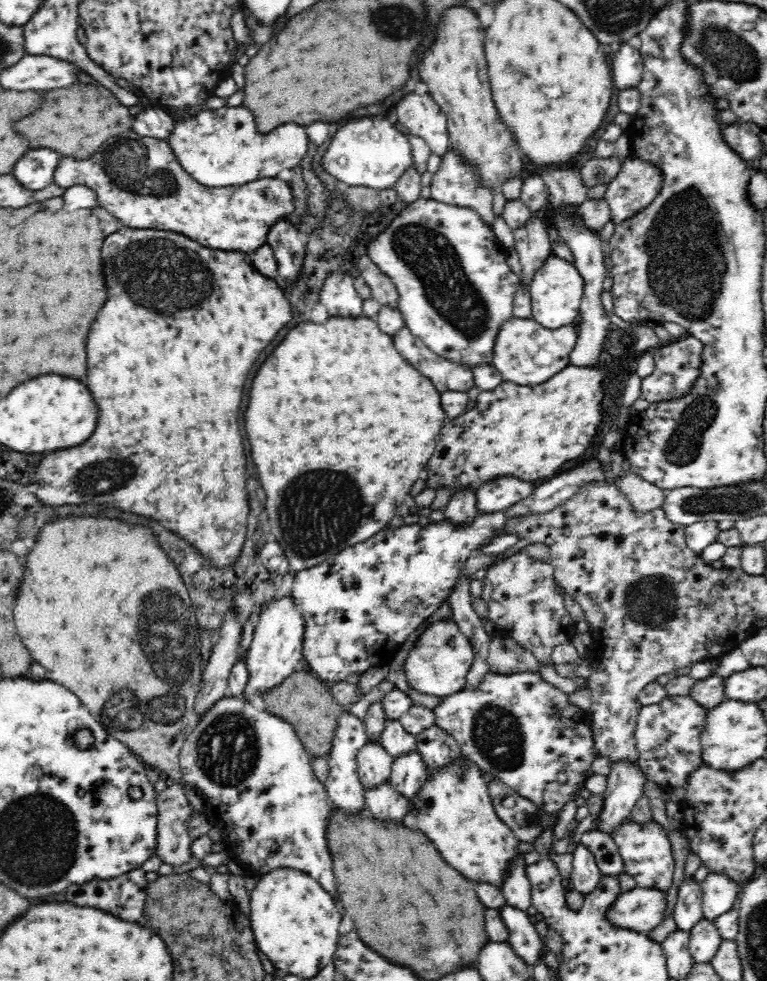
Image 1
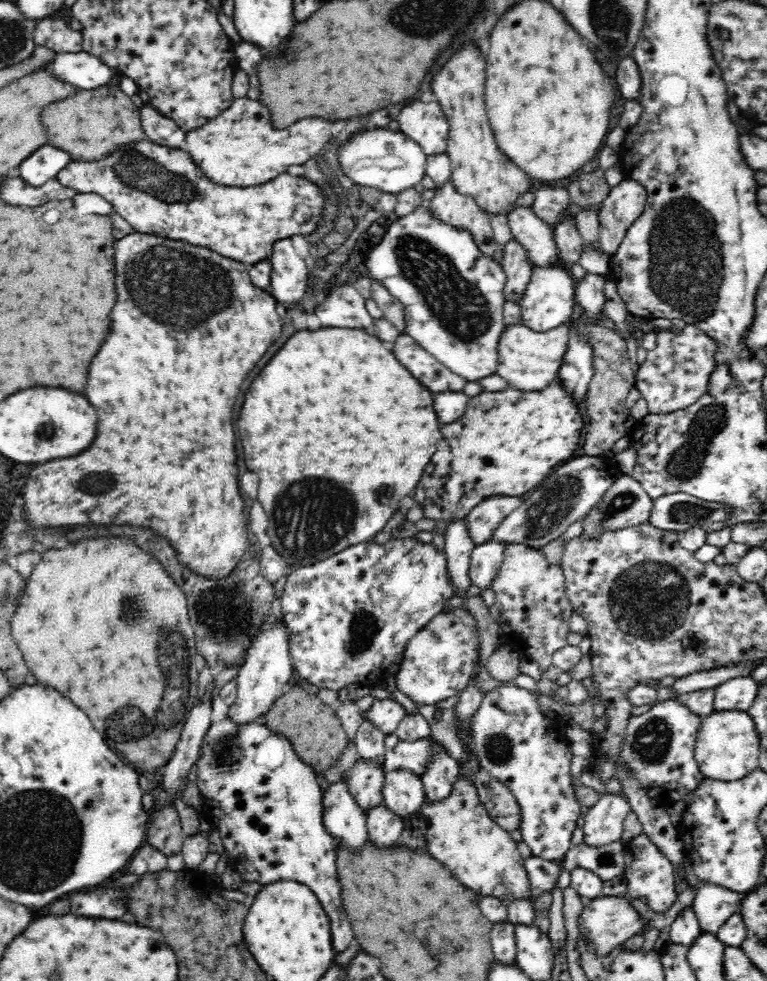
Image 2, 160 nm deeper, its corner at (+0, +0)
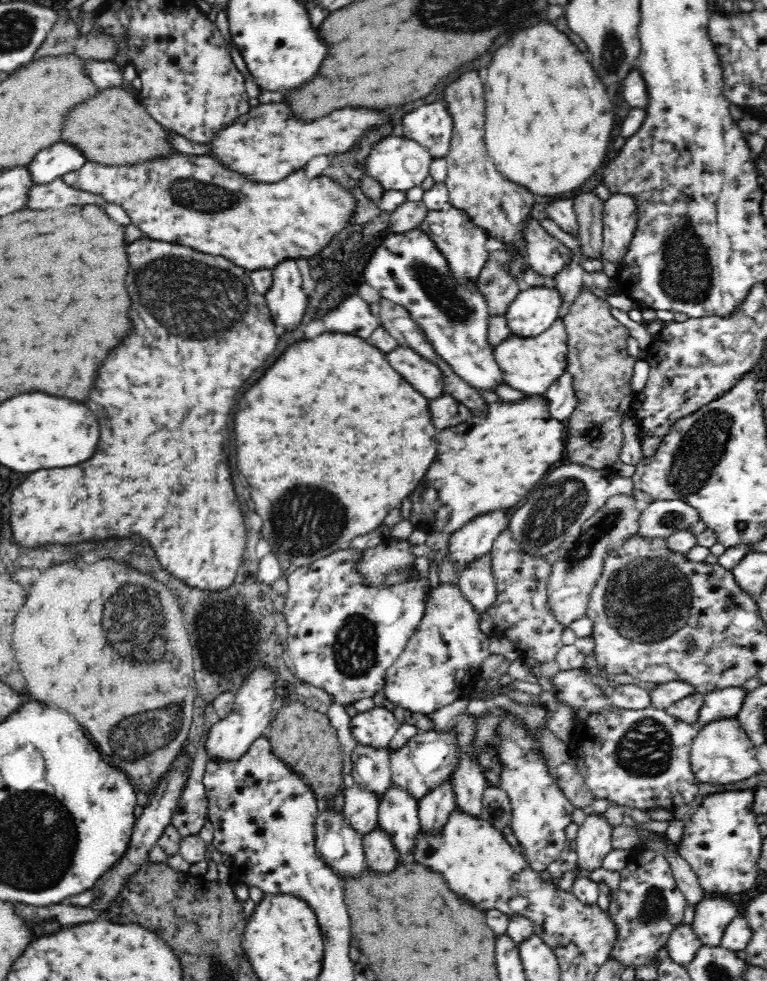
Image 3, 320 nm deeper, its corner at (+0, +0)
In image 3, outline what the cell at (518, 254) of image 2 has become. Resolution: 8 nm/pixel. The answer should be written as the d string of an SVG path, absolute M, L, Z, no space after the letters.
M506 251L490 252L475 280L478 291L486 299L491 318L504 315L508 305L523 287L521 279L516 279L508 273L508 262L510 255Z

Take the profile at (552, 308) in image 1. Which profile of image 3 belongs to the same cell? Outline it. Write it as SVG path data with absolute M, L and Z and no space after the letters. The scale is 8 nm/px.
M549 283L545 287L523 286L504 314L510 334L532 338L548 330L559 318L560 304L560 293Z

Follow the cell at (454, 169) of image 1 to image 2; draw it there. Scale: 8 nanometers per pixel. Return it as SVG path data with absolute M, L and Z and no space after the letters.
M450 181L442 185L440 191L442 191L441 194L434 197L429 207L431 214L433 214L440 223L446 223L446 225L450 225L454 227L454 229L470 231L471 238L474 238L477 248L482 252L482 255L486 255L486 257L492 257L495 252L502 250L502 246L496 244L496 240L494 240L492 226L490 225L491 216L483 212L472 197L457 194L453 183Z

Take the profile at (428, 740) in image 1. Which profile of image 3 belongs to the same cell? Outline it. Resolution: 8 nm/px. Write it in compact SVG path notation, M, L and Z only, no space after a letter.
M442 783L418 802L420 832L437 835L456 810L453 783Z

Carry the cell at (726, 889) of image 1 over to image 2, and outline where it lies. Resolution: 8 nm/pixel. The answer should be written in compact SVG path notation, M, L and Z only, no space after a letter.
M716 884L697 886L692 909L698 919L702 934L717 936L720 927L733 915L739 912L739 892Z

